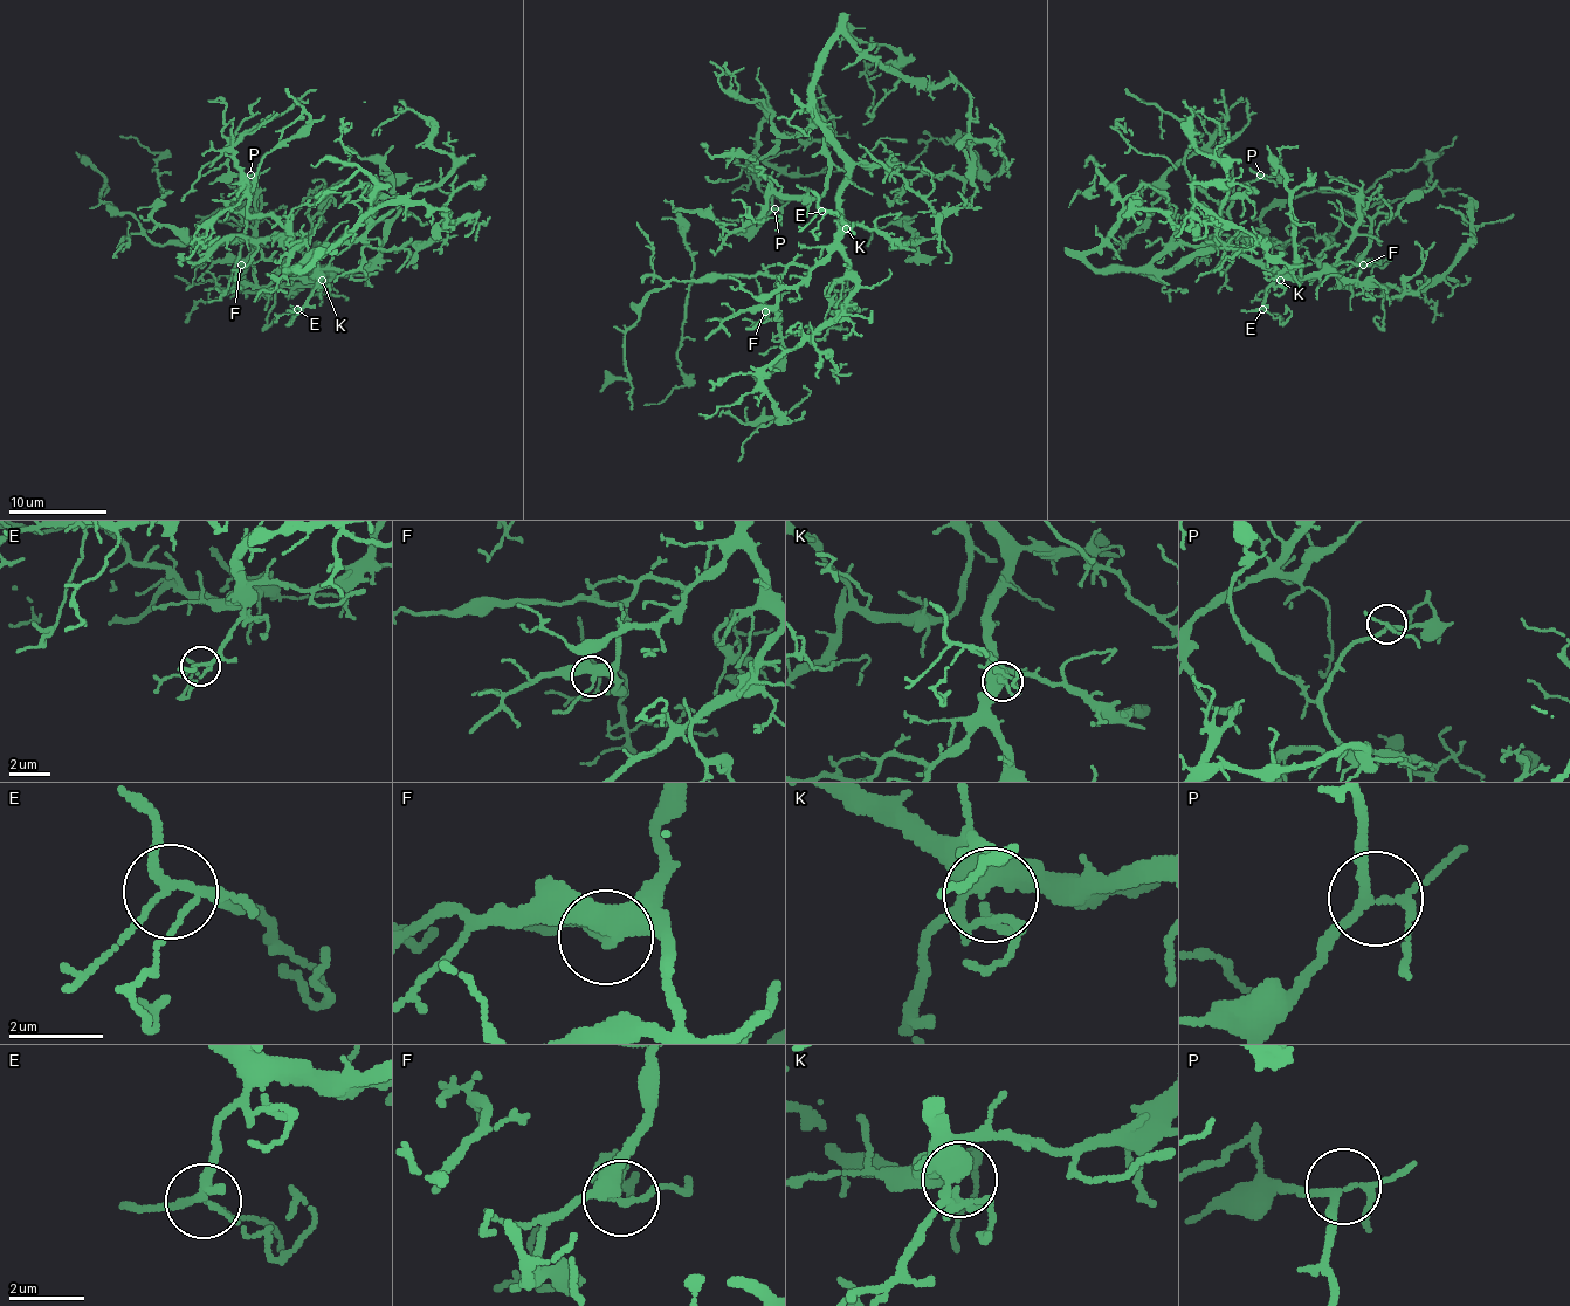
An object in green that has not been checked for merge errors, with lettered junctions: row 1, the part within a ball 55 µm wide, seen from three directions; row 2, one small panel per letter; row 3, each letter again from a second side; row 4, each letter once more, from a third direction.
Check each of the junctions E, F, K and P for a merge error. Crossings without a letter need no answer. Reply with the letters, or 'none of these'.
none of these

